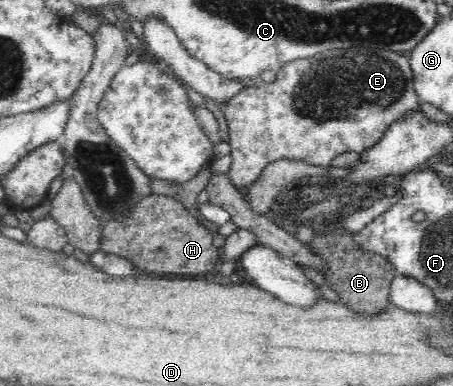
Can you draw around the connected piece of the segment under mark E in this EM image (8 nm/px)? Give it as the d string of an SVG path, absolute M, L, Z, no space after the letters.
M349 48L327 50L324 53L314 55L309 59L298 59L294 62L288 63L280 72L276 73L276 79L273 83L260 82L256 87L243 88L237 95L227 102L224 117L228 125L228 142L230 143L232 163L229 167L229 177L235 184L235 187L250 186L257 177L261 175L263 169L268 163L280 159L303 160L307 161L309 165L319 165L319 167L327 167L331 165L331 161L348 151L356 151L361 153L367 147L371 147L373 143L377 143L381 136L387 131L388 125L391 125L395 119L401 118L407 111L419 108L419 95L415 92L413 87L413 72L409 65L409 58L407 54L389 50L372 50L367 48Z

